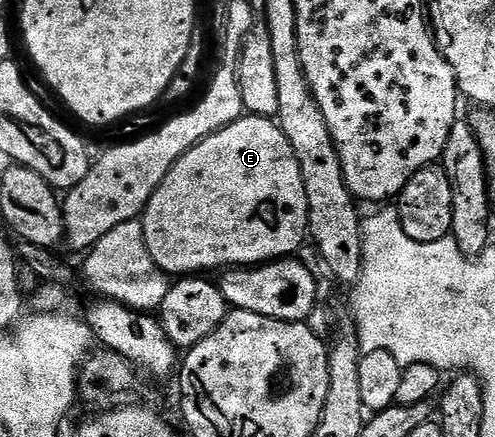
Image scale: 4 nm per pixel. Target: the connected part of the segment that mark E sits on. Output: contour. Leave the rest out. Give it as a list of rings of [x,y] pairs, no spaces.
[[[245,114],[229,127],[214,132],[206,137],[196,147],[191,147],[173,167],[168,171],[168,176],[158,185],[158,189],[150,197],[148,206],[142,216],[144,224],[144,243],[148,246],[150,257],[162,270],[167,271],[172,277],[192,277],[197,273],[212,273],[215,267],[219,269],[239,269],[242,267],[253,268],[257,265],[271,263],[277,259],[292,257],[296,250],[303,245],[308,235],[308,202],[306,189],[302,181],[302,173],[298,169],[298,157],[294,157],[294,149],[290,149],[290,141],[286,141],[286,133],[282,133],[276,119],[264,119],[261,115]]]

